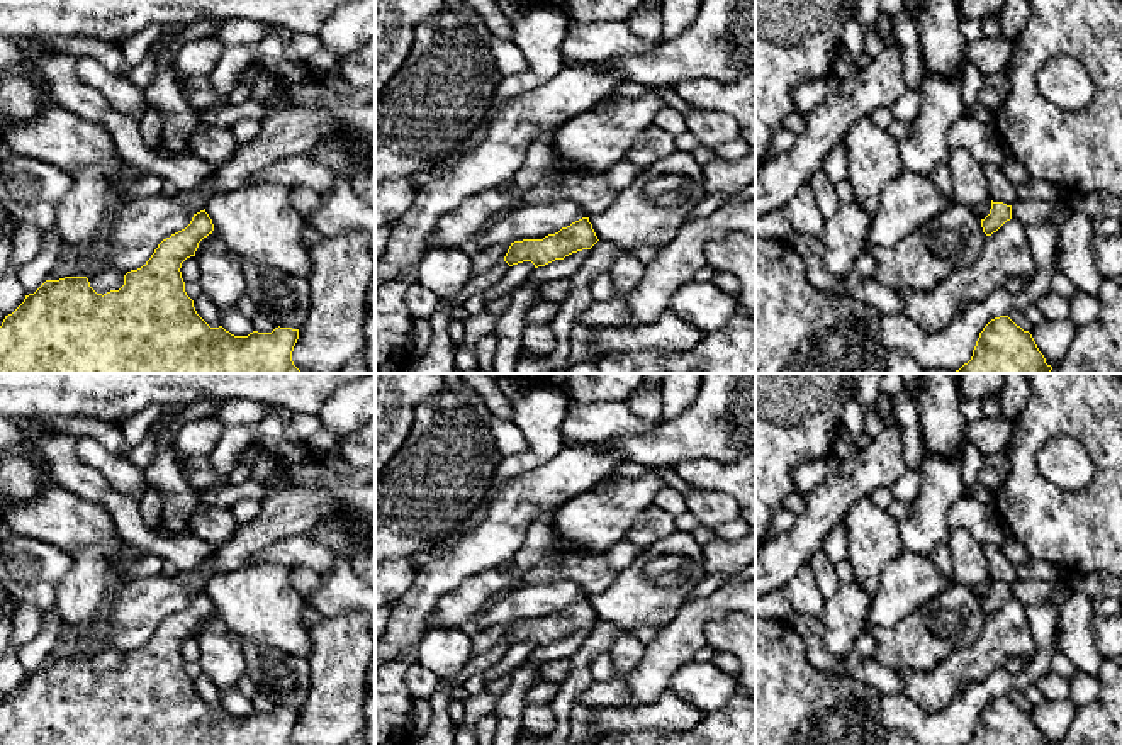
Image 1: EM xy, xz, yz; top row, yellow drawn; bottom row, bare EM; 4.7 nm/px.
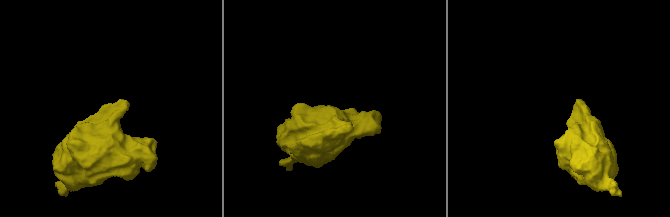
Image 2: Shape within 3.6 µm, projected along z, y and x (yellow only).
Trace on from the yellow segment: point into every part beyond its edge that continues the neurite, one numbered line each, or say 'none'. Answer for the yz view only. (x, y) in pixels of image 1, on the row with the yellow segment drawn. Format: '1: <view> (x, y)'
none

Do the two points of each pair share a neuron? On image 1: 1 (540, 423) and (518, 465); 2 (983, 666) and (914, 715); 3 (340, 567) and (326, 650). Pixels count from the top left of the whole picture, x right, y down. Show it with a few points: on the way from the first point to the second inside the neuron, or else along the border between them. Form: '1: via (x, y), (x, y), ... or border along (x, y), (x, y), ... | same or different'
1: via (540, 433), (540, 445), (528, 457) | same
2: border along (903, 693), (927, 713), (939, 713), (958, 696) | different
3: border along (357, 610), (325, 618) | different

